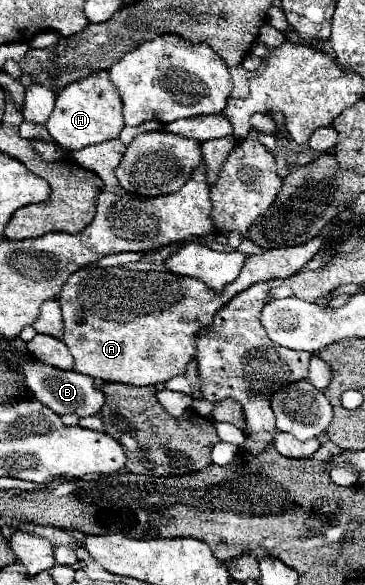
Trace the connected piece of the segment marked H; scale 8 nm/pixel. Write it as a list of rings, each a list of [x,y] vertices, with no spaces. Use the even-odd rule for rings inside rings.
[[[98,71],[86,79],[80,79],[78,83],[66,85],[58,93],[54,111],[50,113],[50,119],[46,123],[46,129],[50,131],[50,135],[70,151],[82,149],[86,145],[102,143],[108,139],[116,139],[122,127],[124,127],[122,101],[108,77],[108,71]]]

